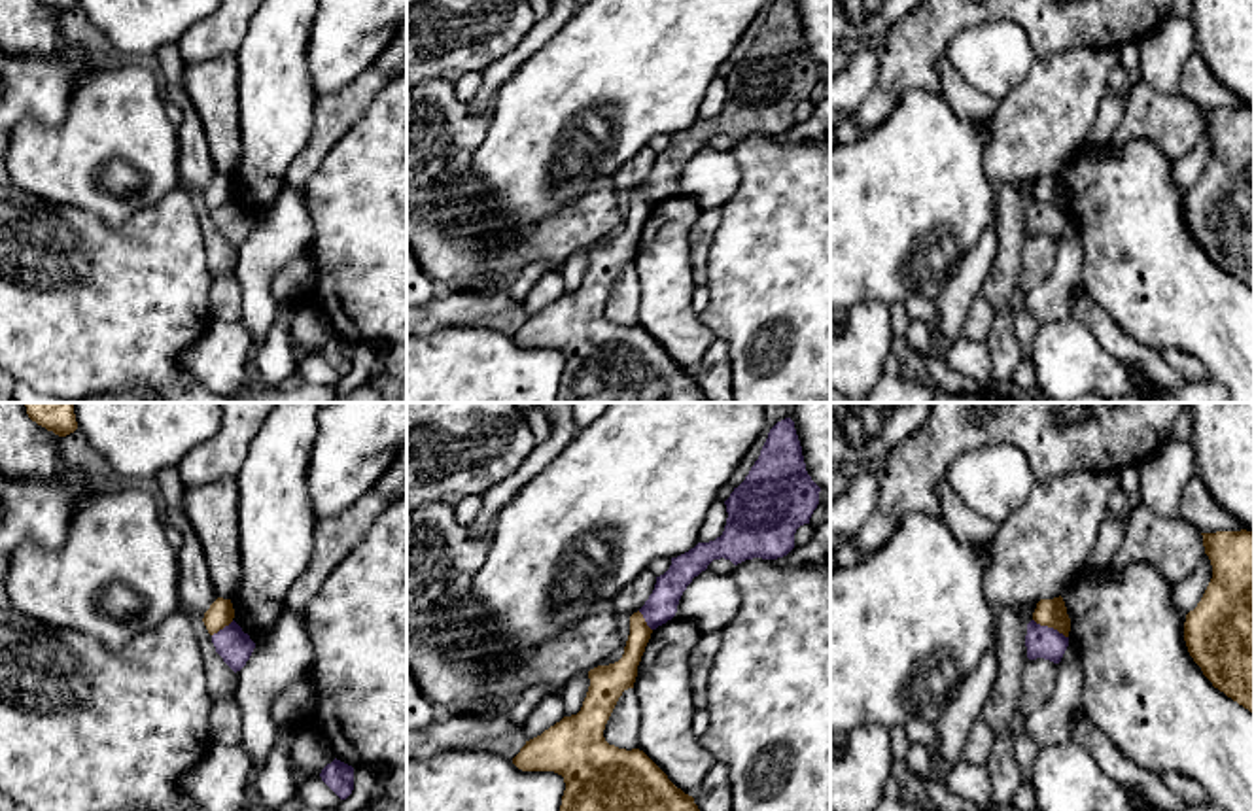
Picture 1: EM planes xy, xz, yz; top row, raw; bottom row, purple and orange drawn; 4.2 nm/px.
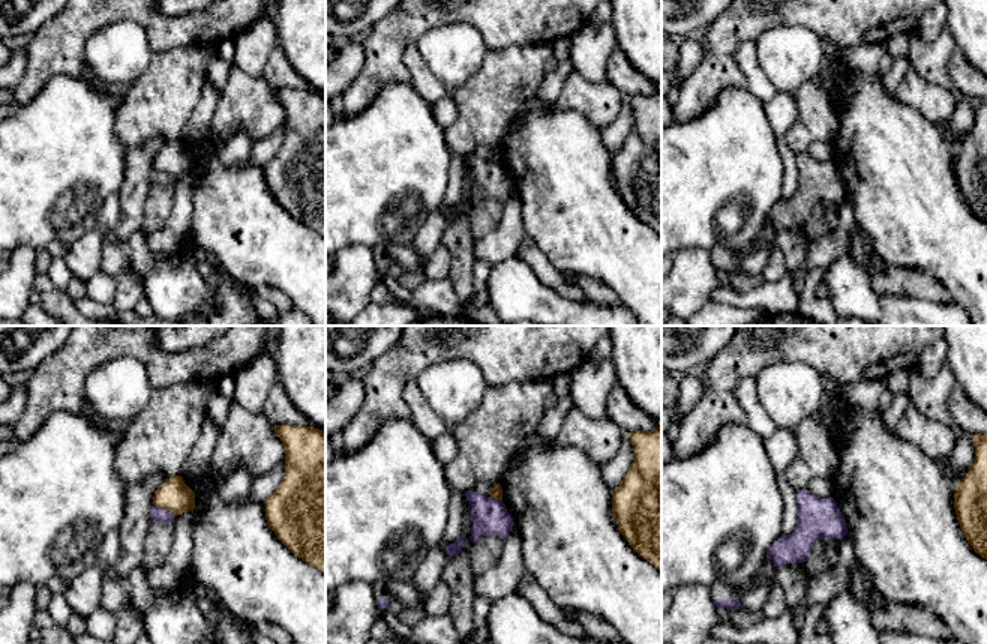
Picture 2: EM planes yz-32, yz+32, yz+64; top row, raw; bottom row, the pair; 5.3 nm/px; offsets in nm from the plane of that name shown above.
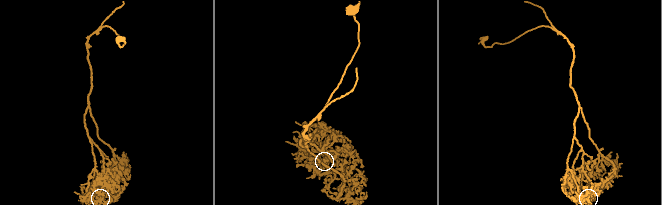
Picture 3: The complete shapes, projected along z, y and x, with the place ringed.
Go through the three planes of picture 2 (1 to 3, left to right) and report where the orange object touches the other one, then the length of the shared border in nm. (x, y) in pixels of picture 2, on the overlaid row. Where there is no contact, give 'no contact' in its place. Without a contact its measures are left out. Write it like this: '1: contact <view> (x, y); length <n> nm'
1: contact yz-32 (165, 509); length 140 nm
2: contact yz+32 (495, 499); length 80 nm
3: no contact

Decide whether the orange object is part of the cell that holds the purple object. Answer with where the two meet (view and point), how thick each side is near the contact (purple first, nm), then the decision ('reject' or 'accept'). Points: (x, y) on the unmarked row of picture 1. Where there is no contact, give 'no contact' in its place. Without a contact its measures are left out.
yz (1050, 205) | 140/120 nm | reject

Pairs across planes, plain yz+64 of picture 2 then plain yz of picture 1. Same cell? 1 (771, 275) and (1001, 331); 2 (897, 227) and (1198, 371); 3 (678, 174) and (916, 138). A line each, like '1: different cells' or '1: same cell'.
1: different cells
2: different cells
3: same cell

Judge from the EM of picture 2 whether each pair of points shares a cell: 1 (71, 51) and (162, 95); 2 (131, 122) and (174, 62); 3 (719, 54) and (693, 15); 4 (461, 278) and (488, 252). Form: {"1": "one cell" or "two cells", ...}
{"1": "two cells", "2": "one cell", "3": "two cells", "4": "two cells"}

